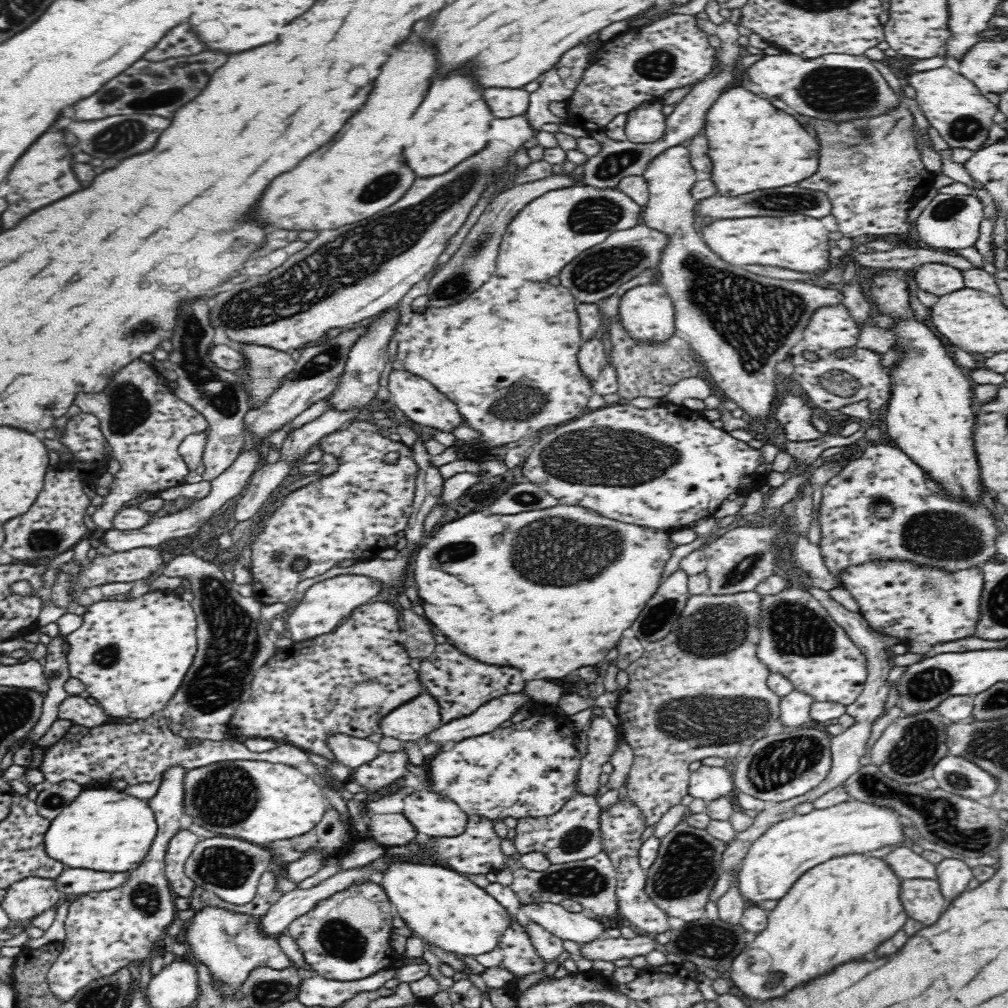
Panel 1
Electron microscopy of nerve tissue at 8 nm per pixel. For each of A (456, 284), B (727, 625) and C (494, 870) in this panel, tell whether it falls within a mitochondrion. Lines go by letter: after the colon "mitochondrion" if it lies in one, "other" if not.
A: mitochondrion
B: mitochondrion
C: other

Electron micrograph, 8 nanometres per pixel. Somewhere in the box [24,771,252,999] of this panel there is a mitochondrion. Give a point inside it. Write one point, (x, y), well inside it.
(145, 898)

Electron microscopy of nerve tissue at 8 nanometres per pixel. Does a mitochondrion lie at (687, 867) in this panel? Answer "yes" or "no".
yes

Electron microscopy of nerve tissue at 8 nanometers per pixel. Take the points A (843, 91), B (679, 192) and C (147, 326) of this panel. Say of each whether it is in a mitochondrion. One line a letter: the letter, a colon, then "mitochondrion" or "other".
A: mitochondrion
B: other
C: mitochondrion

